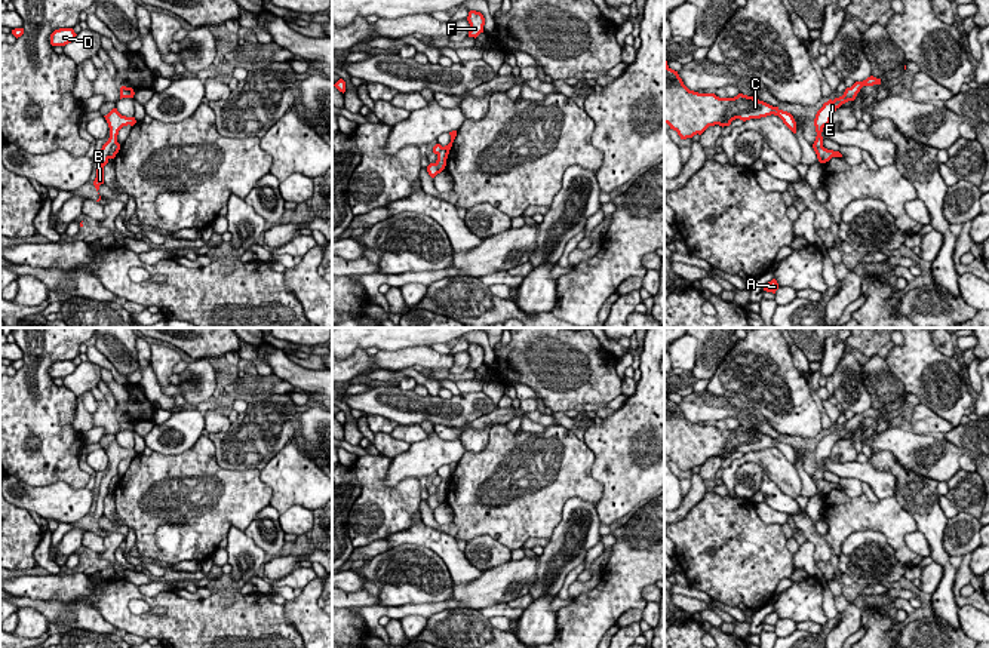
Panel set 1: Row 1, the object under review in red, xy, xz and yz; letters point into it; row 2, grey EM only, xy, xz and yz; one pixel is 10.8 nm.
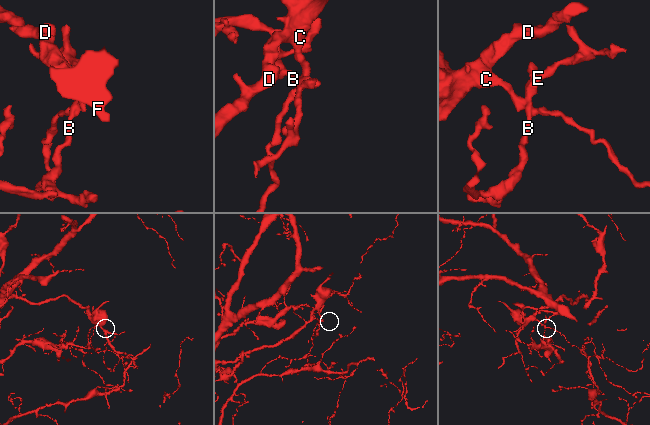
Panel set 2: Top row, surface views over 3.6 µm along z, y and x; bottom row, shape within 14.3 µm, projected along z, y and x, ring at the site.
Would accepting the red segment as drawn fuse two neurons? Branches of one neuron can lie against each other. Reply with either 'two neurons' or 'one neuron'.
two neurons

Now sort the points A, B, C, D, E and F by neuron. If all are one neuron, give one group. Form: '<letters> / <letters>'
A B E / C D F

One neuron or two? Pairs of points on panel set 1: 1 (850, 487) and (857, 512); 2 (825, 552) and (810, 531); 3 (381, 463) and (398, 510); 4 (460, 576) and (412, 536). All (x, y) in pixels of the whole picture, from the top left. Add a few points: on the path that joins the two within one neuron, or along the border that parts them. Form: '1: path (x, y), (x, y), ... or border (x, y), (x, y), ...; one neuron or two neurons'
1: border (842, 488), (848, 496), (862, 494); two neurons
2: path (822, 547), (813, 536); one neuron
3: path (377, 475), (377, 490), (386, 498); one neuron
4: path (455, 561), (433, 539), (427, 537); one neuron

